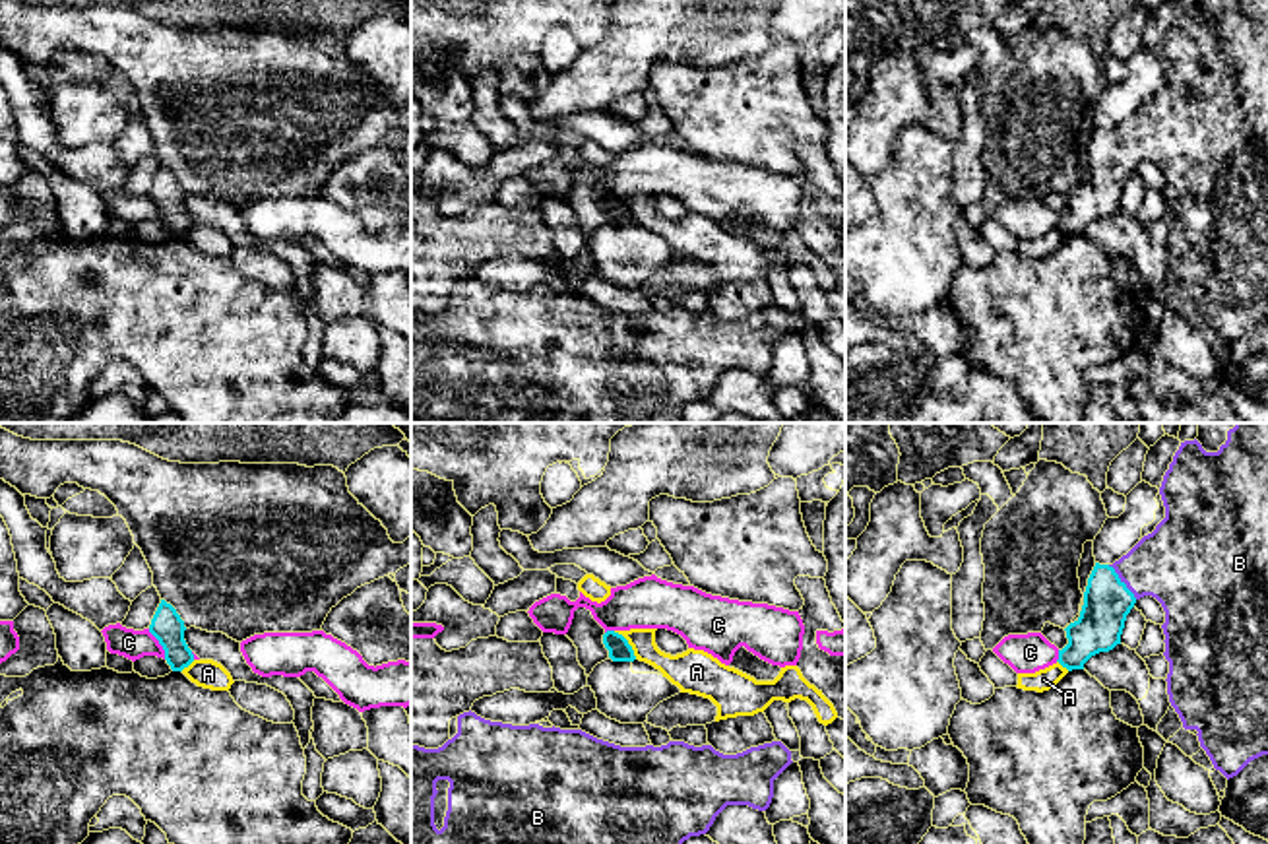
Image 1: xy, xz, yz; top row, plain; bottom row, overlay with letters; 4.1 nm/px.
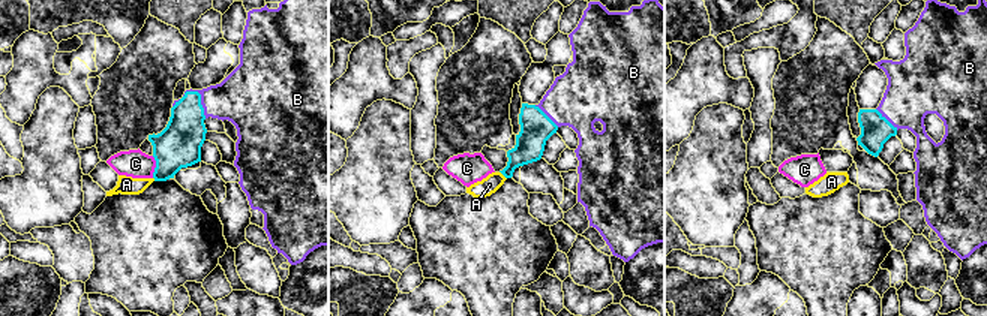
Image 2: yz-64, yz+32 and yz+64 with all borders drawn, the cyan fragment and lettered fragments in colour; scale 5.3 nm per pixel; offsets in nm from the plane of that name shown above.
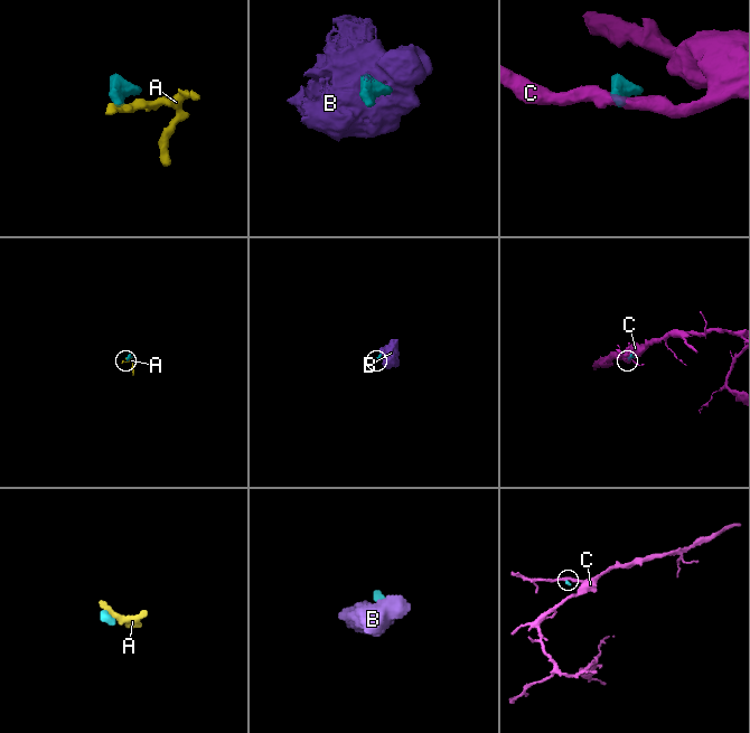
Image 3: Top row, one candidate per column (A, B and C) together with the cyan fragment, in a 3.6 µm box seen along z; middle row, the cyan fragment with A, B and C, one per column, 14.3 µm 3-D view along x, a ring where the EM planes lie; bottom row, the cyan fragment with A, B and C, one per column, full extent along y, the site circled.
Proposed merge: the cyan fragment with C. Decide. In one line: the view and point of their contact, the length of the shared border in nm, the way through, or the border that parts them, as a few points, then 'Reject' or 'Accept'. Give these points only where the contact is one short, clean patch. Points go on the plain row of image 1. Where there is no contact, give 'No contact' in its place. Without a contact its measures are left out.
Touches cyan at xy (159, 208). Shared border 150 nm. Boundary: xy (148, 194), (165, 224). Reject

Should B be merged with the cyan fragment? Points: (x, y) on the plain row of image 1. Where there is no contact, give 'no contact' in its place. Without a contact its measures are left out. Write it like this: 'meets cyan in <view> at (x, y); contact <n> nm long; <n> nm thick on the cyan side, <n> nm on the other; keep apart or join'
meets cyan in yz at (1119, 146); contact 190 nm long; 200 nm thick on the cyan side, 340 nm on the other; join

